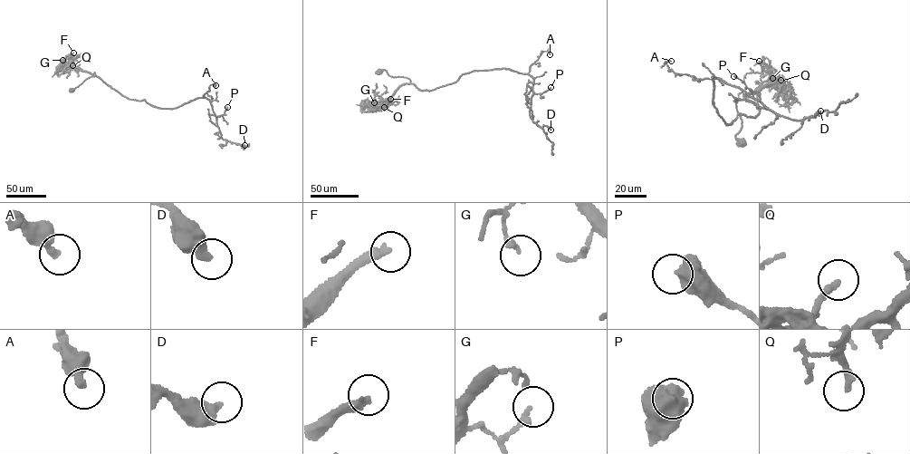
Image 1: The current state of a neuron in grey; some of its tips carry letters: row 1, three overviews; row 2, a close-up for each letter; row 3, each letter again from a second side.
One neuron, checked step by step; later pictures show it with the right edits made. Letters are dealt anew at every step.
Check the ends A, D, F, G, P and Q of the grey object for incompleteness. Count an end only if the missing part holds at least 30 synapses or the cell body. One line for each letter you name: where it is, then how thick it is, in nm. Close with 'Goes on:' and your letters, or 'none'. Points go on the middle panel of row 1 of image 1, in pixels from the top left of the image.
F: Place: (390, 99). Thickness 320 nm
Q: Place: (384, 107). Thickness 240 nm
Goes on: F, Q

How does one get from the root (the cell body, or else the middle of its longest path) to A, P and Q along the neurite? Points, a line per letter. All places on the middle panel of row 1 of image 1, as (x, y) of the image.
A: (378, 72), (407, 77), (407, 83), (429, 91), (474, 71), (505, 68), (527, 73), (541, 52), (550, 54)
P: (378, 72), (407, 77), (407, 83), (429, 91), (471, 72), (505, 68), (531, 76), (534, 93), (550, 87)
Q: (378, 72), (385, 70), (389, 76), (410, 81), (409, 83), (399, 86), (384, 107)

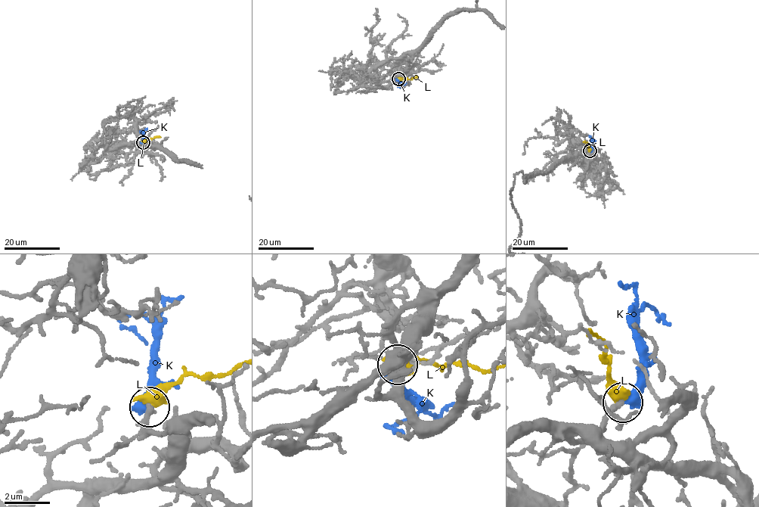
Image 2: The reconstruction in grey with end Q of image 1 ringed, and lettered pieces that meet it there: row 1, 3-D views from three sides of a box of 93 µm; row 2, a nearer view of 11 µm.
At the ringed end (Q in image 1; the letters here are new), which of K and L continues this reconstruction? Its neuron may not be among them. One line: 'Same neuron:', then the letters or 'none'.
Same neuron: K

